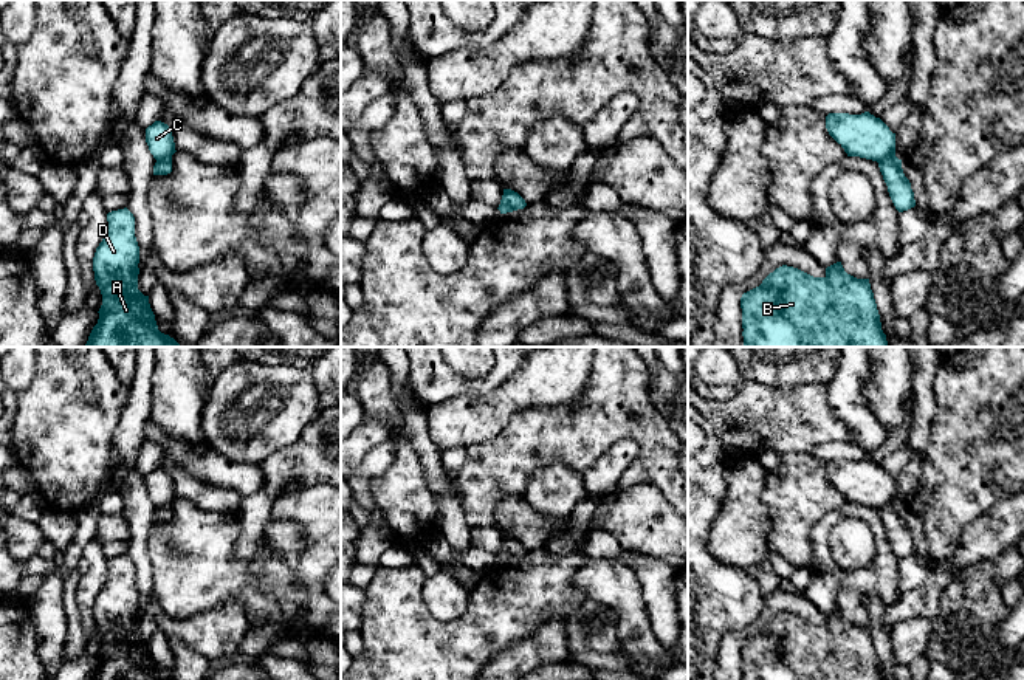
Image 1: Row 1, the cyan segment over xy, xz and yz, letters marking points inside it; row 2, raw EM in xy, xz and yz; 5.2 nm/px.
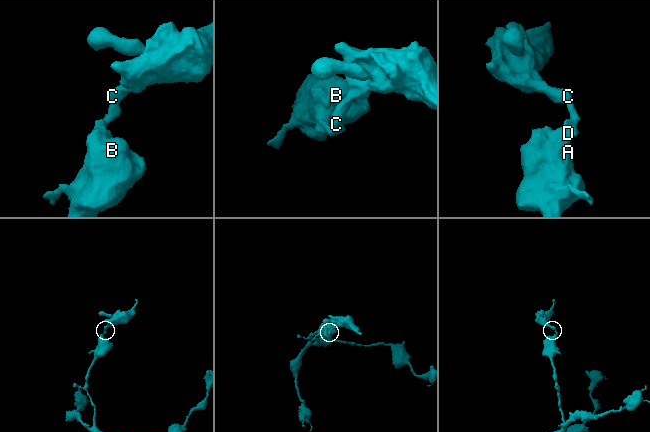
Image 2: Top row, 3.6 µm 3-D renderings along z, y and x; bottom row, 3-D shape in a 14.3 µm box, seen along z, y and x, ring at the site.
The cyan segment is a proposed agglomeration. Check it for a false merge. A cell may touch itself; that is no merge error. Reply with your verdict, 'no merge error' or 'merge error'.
merge error

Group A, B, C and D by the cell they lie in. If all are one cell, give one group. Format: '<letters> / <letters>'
A B D / C

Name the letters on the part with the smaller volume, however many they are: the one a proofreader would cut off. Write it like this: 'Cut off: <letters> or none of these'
Cut off: C

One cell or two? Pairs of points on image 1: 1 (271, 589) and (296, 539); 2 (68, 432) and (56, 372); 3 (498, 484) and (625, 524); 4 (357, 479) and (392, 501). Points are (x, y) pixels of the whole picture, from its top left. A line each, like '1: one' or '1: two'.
1: two
2: one
3: two
4: two

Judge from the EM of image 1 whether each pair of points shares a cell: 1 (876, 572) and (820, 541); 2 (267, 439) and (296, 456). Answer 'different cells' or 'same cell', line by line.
1: same cell
2: different cells

